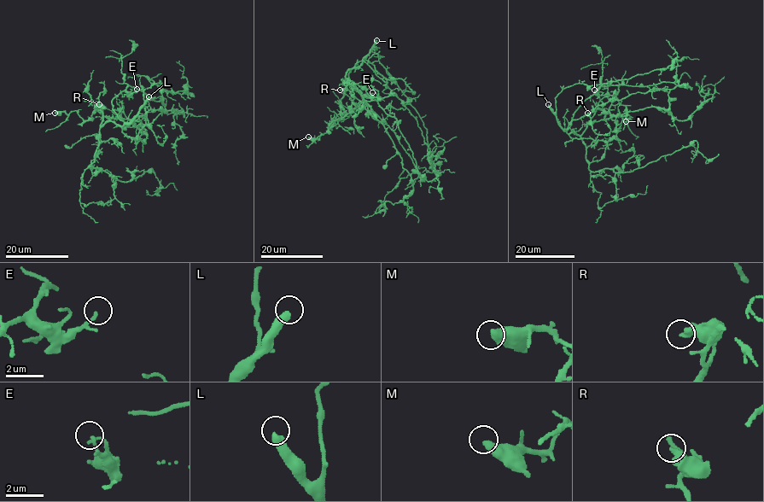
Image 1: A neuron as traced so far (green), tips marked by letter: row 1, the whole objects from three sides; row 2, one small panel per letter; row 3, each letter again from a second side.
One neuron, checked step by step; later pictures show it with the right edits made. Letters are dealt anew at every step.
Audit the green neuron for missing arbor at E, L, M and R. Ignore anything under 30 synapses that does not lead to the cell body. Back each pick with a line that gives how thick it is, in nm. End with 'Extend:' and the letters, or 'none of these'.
L: calibre 400 nm
Extend: L

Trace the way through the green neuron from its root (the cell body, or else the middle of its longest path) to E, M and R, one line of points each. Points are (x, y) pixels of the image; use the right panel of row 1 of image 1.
E: (573, 130), (568, 133), (567, 131), (573, 114), (586, 99), (597, 93), (594, 90)
M: (573, 130), (580, 135), (598, 108), (608, 112), (618, 123), (624, 115), (626, 119), (629, 118), (626, 121)
R: (573, 130), (577, 134), (583, 132), (594, 113), (587, 113)

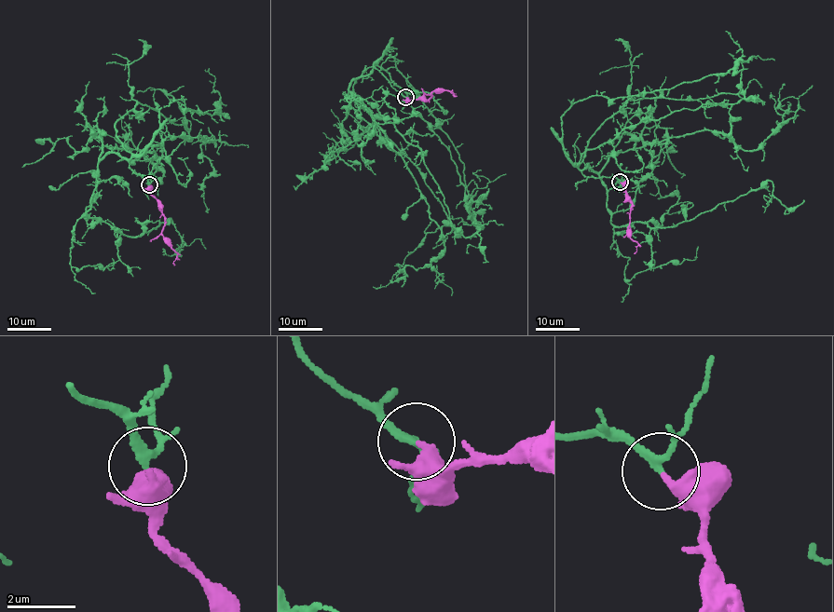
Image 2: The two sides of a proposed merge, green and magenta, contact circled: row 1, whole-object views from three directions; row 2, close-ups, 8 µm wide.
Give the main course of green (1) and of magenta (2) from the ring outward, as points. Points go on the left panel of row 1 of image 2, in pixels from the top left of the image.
1: (149, 184), (108, 154), (86, 213), (137, 237), (170, 219), (181, 246), (162, 251)
2: (149, 184), (151, 195), (165, 217), (163, 238), (177, 253), (174, 265)

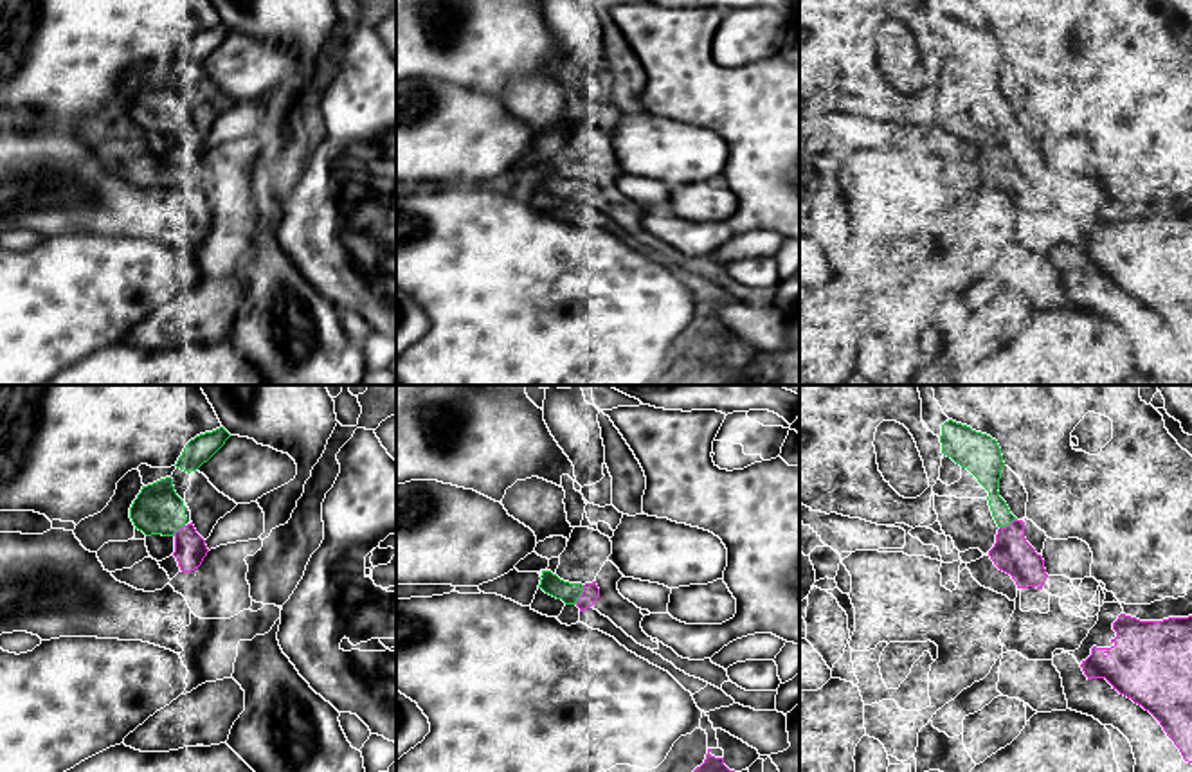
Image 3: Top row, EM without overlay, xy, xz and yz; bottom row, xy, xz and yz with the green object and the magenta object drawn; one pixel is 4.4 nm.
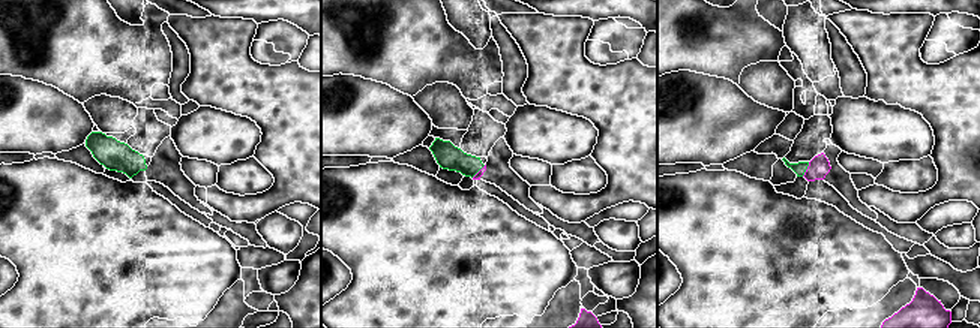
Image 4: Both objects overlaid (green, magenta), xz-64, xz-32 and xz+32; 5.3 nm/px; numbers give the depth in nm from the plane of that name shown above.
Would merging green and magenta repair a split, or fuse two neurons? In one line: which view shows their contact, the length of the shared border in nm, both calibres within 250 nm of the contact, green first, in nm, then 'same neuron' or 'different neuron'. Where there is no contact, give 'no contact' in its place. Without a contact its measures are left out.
xz | 100 nm | 90/80 nm | same neuron

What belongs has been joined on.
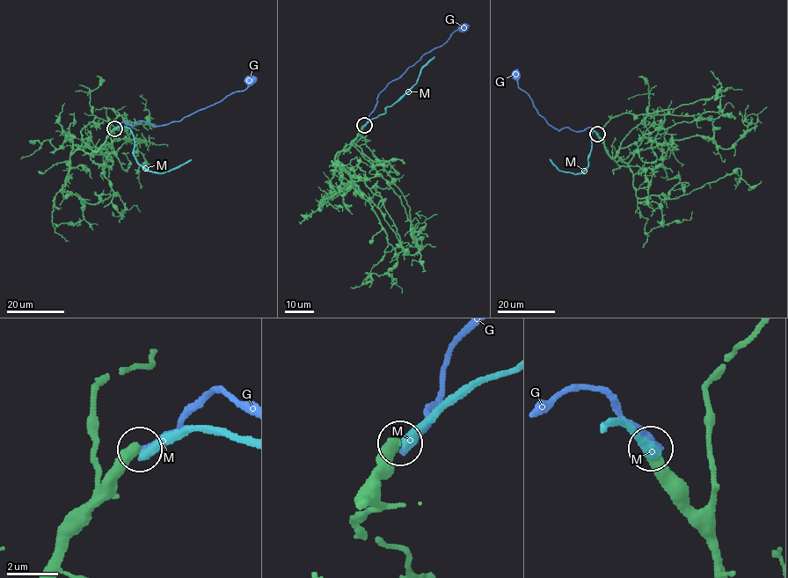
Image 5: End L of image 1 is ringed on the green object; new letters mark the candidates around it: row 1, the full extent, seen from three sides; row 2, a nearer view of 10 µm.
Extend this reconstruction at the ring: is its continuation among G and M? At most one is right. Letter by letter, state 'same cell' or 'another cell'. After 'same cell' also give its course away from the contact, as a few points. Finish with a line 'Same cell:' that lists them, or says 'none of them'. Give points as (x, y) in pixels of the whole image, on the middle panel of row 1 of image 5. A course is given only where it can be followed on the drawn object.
G: another cell
M: another cell
Same cell: none of them

